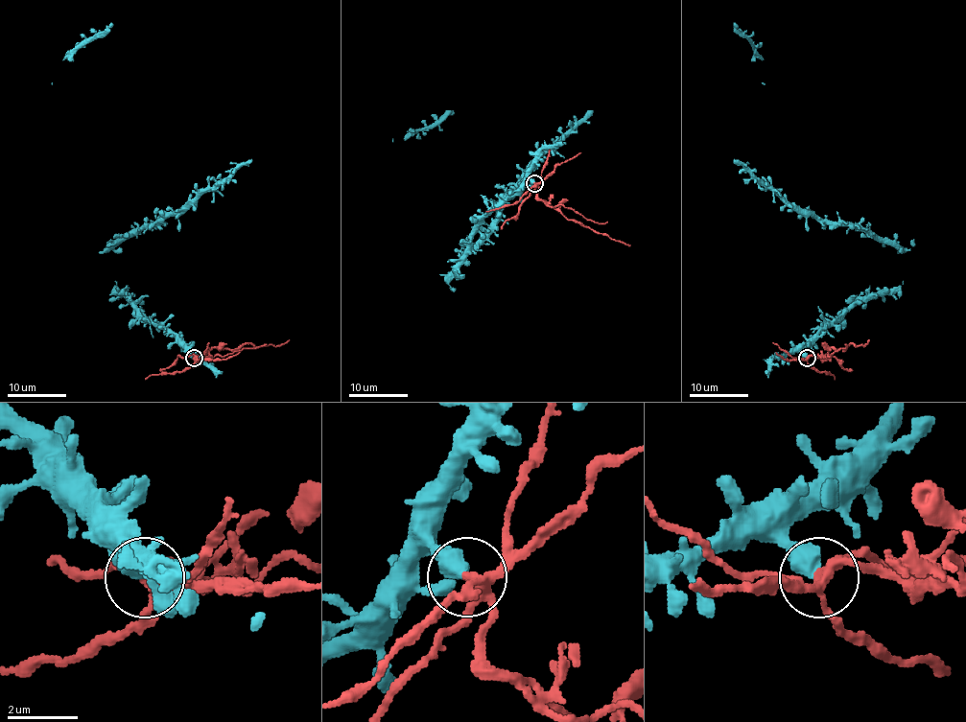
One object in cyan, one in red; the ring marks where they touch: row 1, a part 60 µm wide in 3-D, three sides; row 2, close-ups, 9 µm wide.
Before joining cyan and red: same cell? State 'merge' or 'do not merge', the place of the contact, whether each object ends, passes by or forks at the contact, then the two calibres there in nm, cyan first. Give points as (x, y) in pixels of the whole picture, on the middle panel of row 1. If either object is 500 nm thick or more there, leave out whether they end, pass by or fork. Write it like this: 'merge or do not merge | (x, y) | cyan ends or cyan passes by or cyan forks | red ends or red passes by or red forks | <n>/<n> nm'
do not merge | (534, 183) | 550/280 nm

